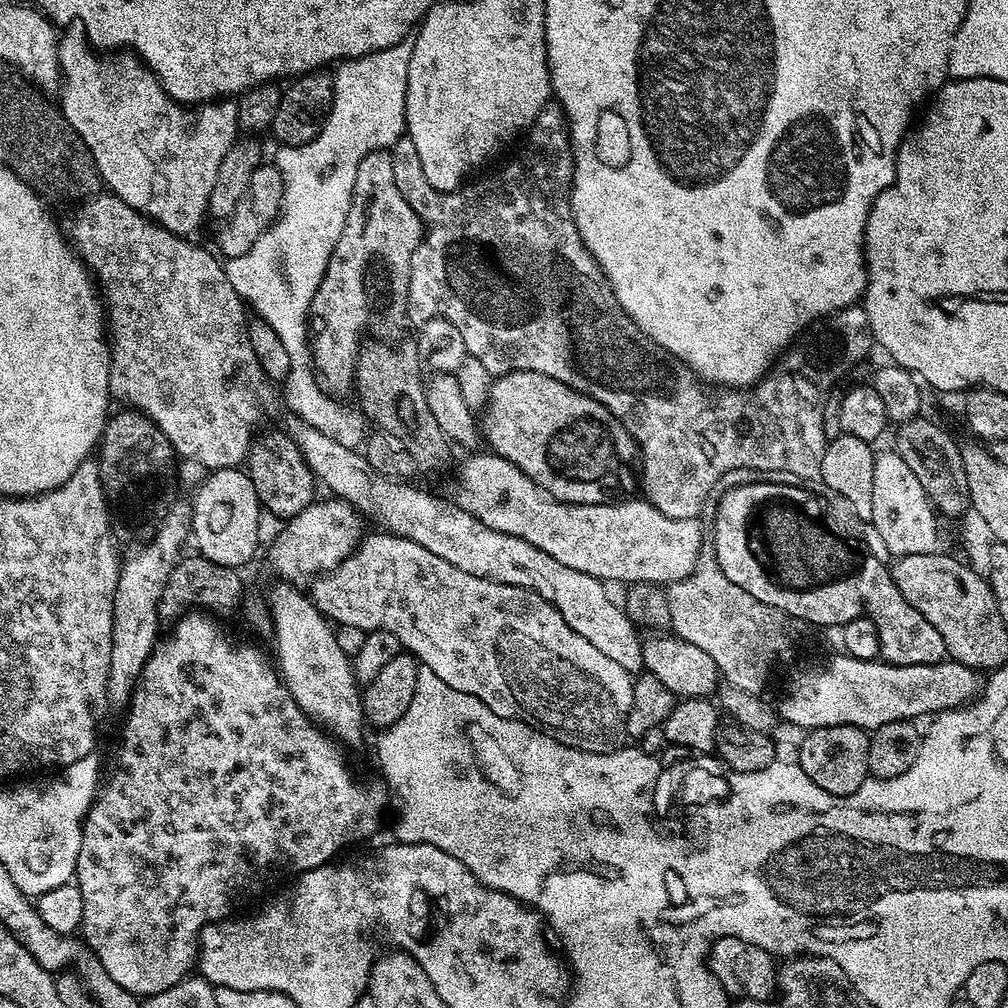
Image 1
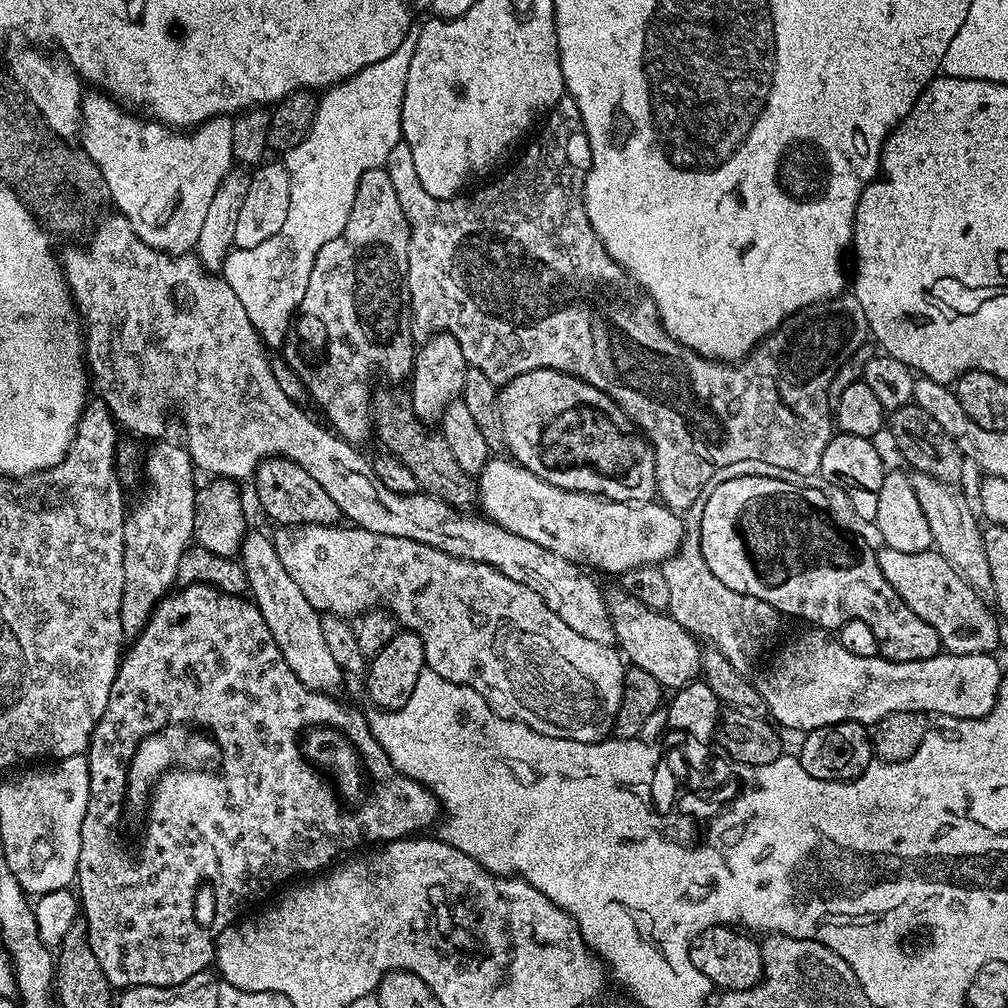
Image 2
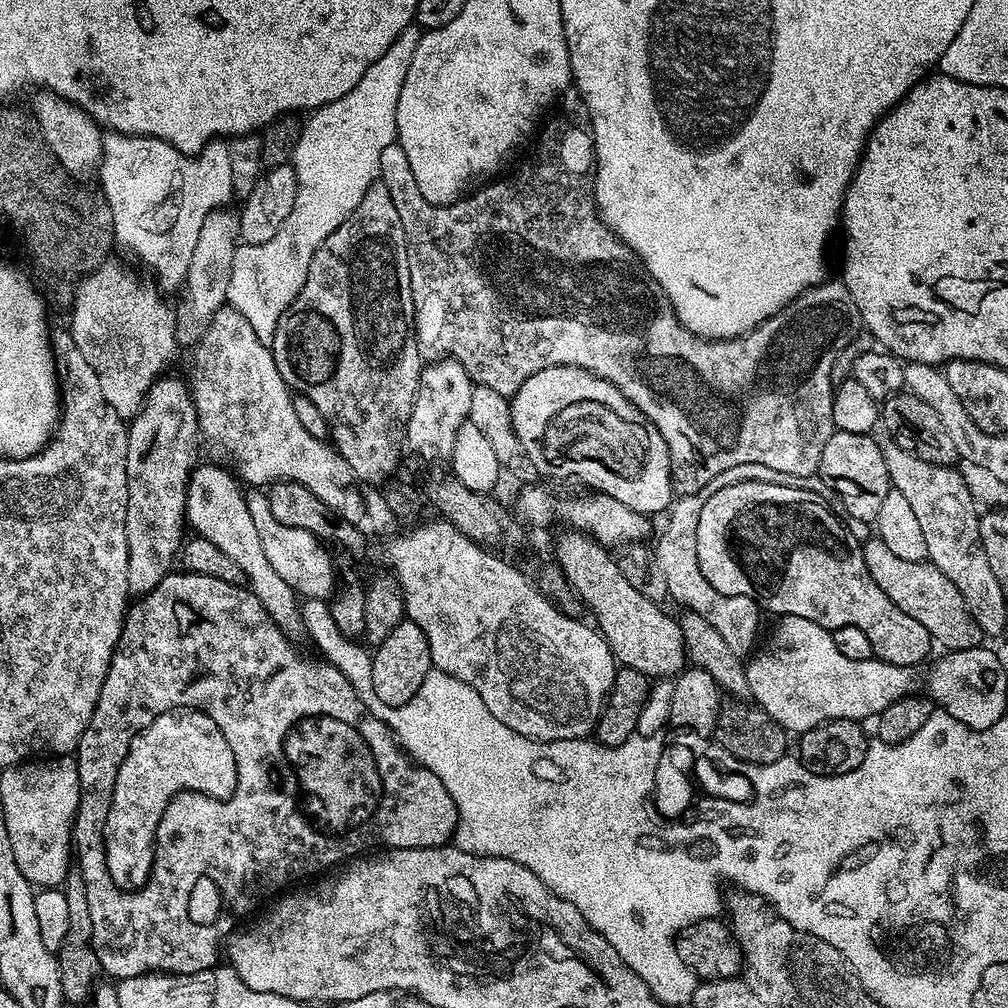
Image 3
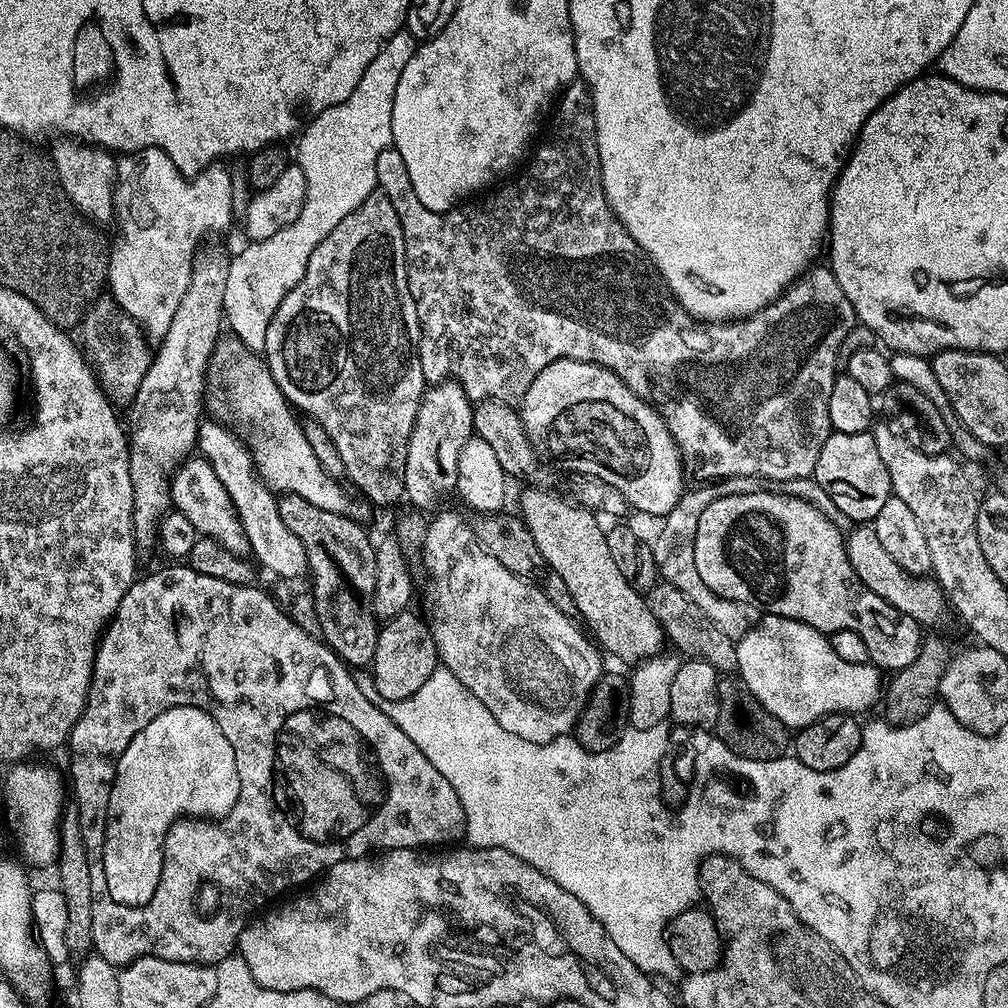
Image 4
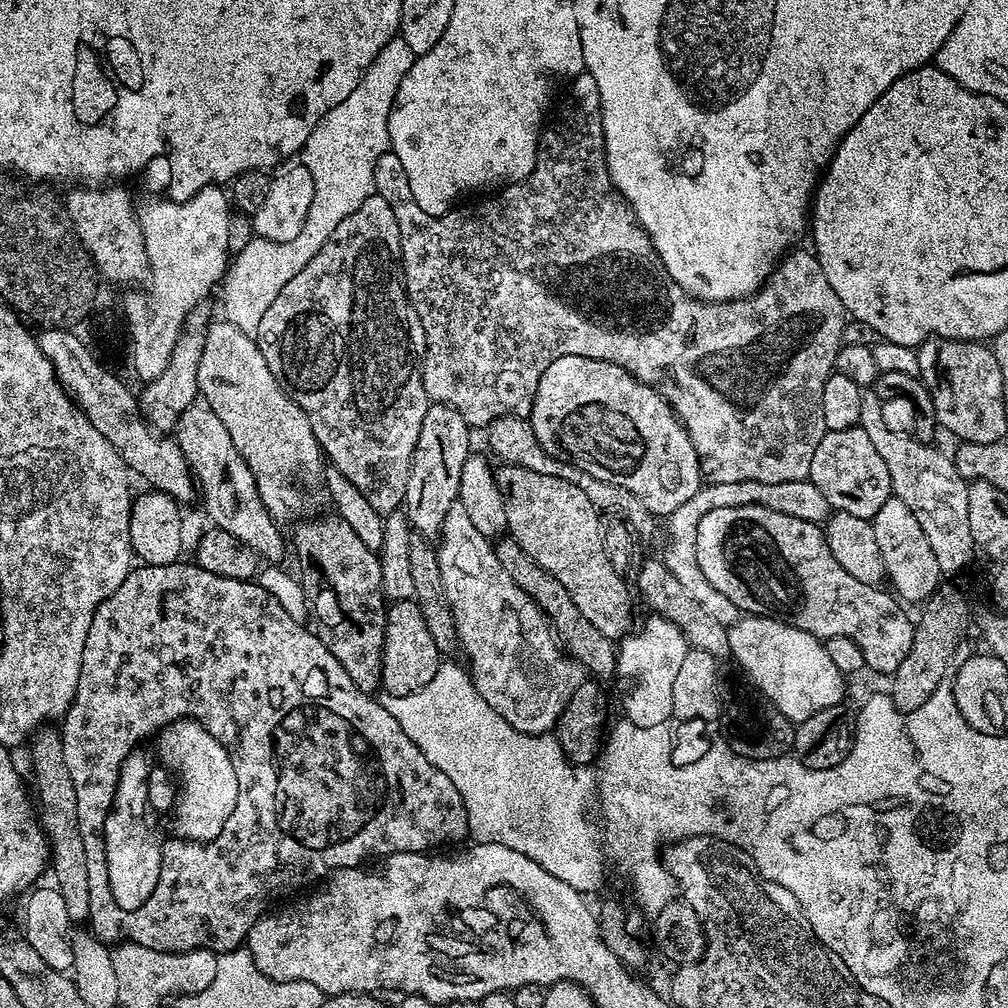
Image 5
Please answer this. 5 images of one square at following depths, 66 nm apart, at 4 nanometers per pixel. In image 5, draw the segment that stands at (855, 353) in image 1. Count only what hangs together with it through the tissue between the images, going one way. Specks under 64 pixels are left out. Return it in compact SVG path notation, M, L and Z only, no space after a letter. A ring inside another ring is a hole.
M583 71L575 80L571 81L568 92L568 97L560 104L560 109L545 123L540 133L540 145L536 151L536 169L528 175L525 180L521 180L518 184L505 184L489 200L484 200L481 204L476 204L473 208L468 208L465 212L453 210L445 214L445 216L431 216L426 214L426 210L422 210L422 206L418 206L418 202L414 202L414 194L410 194L410 182L406 178L406 170L402 166L402 161L398 159L398 154L392 151L386 151L378 158L378 162L374 162L374 182L376 187L374 189L375 195L386 198L390 210L394 210L394 218L398 218L398 234L400 235L400 262L404 265L404 288L408 291L408 300L414 306L414 310L418 314L418 318L422 322L422 330L424 331L424 369L422 370L422 382L426 386L426 394L429 401L437 404L448 404L454 410L458 410L462 414L462 418L473 429L483 429L485 426L492 423L497 416L506 416L509 414L520 414L525 410L531 409L532 400L536 397L538 390L538 382L542 378L542 374L546 370L546 366L550 366L550 362L554 362L563 356L581 356L582 358L594 358L595 360L605 360L606 362L614 362L618 366L622 366L630 374L634 374L636 378L642 381L646 386L650 386L658 394L662 394L662 398L667 402L675 412L676 417L684 424L684 428L690 434L690 440L694 446L694 450L700 459L700 471L703 479L710 484L721 484L722 482L794 482L795 480L807 480L810 474L810 461L813 460L815 452L818 451L818 442L822 442L825 432L828 431L826 422L822 418L822 390L826 387L826 378L830 378L836 366L836 355L838 350L843 345L842 332L843 327L849 322L849 315L845 312L842 306L842 298L838 298L838 294L834 294L834 286L830 286L830 281L826 278L826 274L822 274L822 266L818 262L815 251L809 250L807 247L800 248L796 246L791 249L781 259L780 263L776 265L775 270L772 271L771 276L765 280L764 284L751 296L742 300L727 300L726 302L718 302L717 304L710 303L709 300L698 300L691 296L686 290L682 290L682 286L678 286L678 282L674 282L674 278L670 278L670 274L666 270L666 266L662 262L660 255L654 250L654 246L650 242L650 238L646 234L646 230L636 220L636 215L632 212L632 207L628 205L621 192L614 186L614 182L608 173L608 163L606 162L606 150L604 149L604 131L602 130L602 118L600 117L600 95L598 94L598 86L594 82L594 78L589 72Z

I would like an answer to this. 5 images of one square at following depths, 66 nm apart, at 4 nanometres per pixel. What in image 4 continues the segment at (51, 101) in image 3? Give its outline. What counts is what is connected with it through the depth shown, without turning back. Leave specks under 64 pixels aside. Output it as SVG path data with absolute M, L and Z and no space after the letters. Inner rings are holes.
M75 138L57 139L56 149L50 152L56 179L80 215L97 225L104 226L114 216L114 189L116 187L117 157L102 148L85 144Z

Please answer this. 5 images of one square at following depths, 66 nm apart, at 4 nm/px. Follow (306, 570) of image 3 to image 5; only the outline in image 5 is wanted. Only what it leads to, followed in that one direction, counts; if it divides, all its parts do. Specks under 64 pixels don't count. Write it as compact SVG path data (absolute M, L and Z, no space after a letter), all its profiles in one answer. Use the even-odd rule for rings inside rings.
M197 402L187 408L176 421L174 439L182 450L184 460L191 468L193 477L198 481L198 492L202 500L204 496L204 508L212 519L211 523L217 528L234 534L234 538L246 542L246 546L250 546L265 561L280 562L284 556L284 544L286 548L286 536L284 538L280 533L281 525L272 519L272 515L264 505L254 474L250 474L250 466L246 466L242 454L238 454L234 442L230 442L230 434L226 431L226 426L222 426L222 418L218 418L218 414L214 414L212 408Z

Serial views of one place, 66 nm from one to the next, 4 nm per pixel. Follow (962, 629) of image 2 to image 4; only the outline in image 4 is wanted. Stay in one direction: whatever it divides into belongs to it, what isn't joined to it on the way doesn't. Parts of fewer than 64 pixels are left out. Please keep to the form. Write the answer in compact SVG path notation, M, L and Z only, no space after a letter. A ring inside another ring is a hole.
M875 527L853 528L856 529L852 533L849 531L846 536L848 557L850 566L854 566L854 572L858 574L861 582L870 590L874 590L878 598L890 602L890 606L902 610L902 614L914 618L921 626L927 626L931 620L938 619L943 614L944 608L946 609L946 597L935 579L927 575L911 576L906 570L902 570L902 566L898 566L898 562L894 562L894 558L890 558L888 551L882 547L882 542L878 542Z

